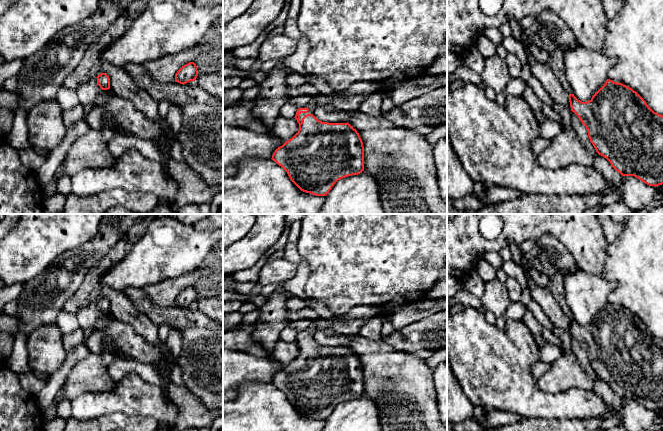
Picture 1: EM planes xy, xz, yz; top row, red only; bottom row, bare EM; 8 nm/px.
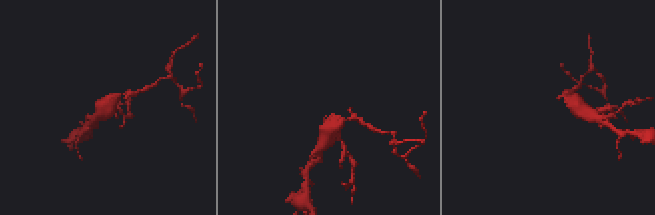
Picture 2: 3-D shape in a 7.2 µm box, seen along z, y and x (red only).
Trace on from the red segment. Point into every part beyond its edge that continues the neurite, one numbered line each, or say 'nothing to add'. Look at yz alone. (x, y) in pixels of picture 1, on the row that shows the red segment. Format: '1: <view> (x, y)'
1: yz (542, 72)

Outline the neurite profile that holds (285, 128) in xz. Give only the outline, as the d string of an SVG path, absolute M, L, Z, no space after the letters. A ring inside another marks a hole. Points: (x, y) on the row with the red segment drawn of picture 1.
M279 116L274 124L274 135L282 139L284 142L291 139L299 130L299 124L295 118L287 118Z

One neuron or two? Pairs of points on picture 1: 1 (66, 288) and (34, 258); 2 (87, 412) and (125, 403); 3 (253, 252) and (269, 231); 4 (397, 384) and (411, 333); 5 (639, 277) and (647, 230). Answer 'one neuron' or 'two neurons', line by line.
1: two neurons
2: one neuron
3: one neuron
4: two neurons
5: one neuron

